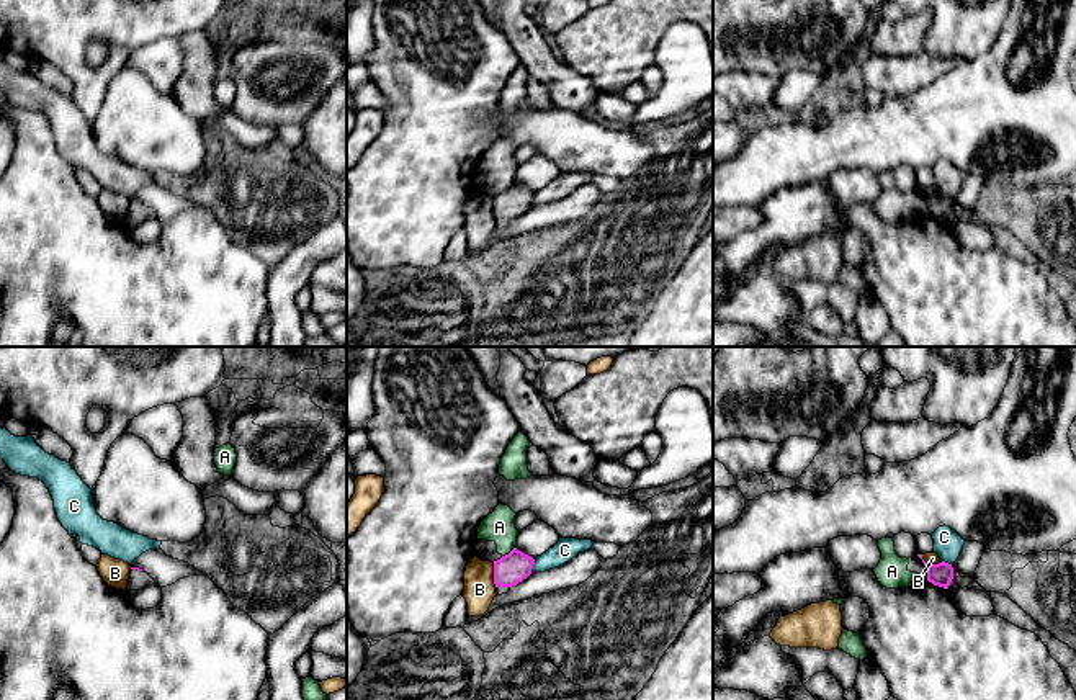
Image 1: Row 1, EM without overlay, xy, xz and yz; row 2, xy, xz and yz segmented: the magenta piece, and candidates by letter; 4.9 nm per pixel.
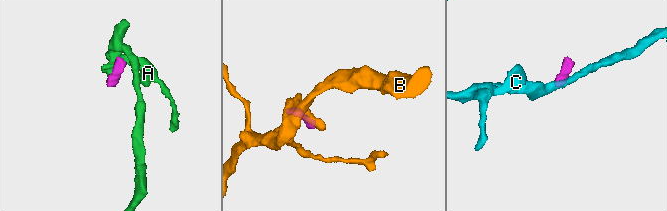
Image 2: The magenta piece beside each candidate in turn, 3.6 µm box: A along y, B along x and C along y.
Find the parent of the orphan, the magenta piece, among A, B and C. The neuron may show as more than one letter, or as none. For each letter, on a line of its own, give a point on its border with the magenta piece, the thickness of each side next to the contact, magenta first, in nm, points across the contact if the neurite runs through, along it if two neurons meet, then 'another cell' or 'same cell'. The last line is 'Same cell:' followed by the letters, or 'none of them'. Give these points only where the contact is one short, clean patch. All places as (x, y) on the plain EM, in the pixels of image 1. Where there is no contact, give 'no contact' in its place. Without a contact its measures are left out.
A: xz (509, 187) | 150/150 nm | along xz (514, 180), (502, 190) | another cell
B: xz (494, 208) | 150/160 nm | along xz (493, 197), (493, 216), (496, 219) | another cell
C: xz (532, 200) | 150/110 nm | along xz (535, 193), (530, 205) | another cell
Same cell: none of them

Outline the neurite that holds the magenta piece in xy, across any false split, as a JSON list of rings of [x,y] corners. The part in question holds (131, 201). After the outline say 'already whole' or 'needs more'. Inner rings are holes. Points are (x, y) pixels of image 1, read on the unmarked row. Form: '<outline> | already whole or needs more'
[[[131,201],[126,224],[139,224],[152,218],[155,214],[147,206],[139,201]]] | needs more

